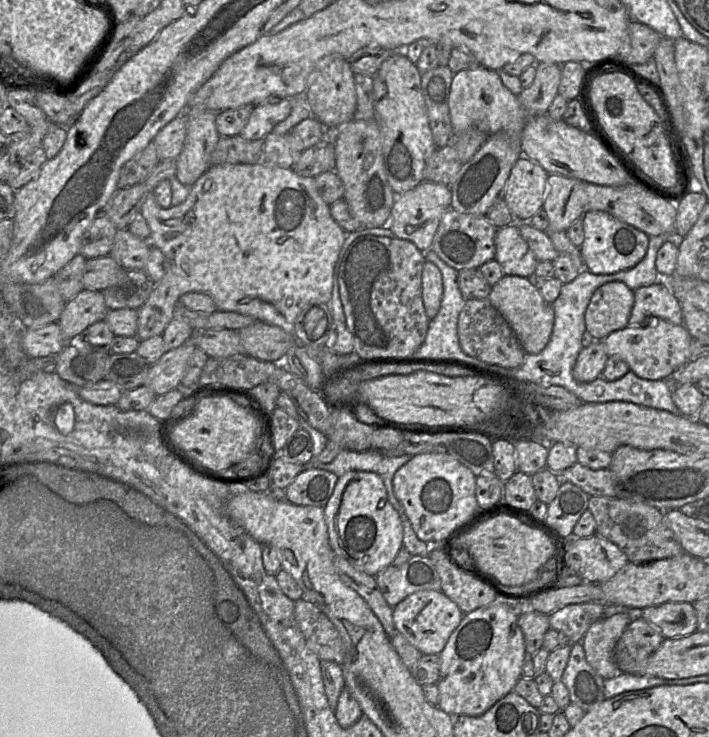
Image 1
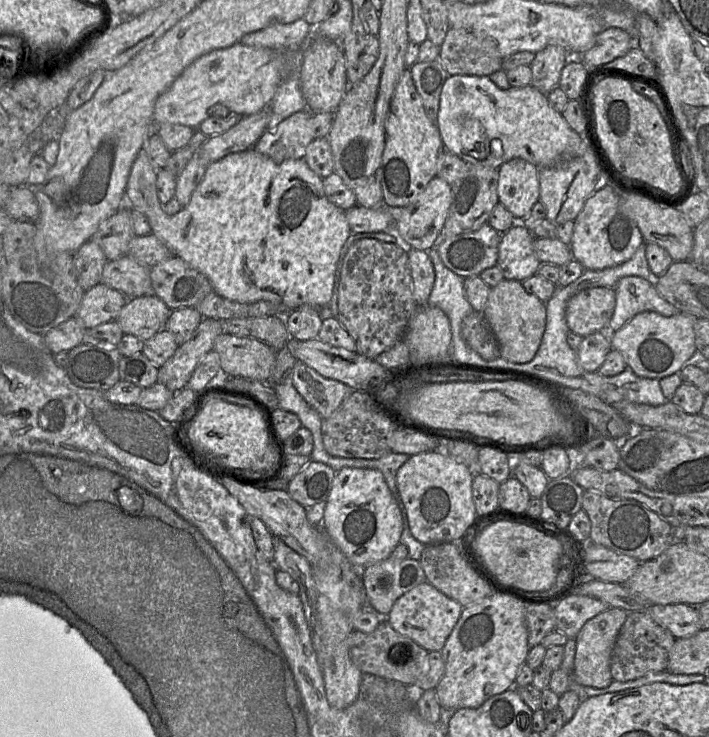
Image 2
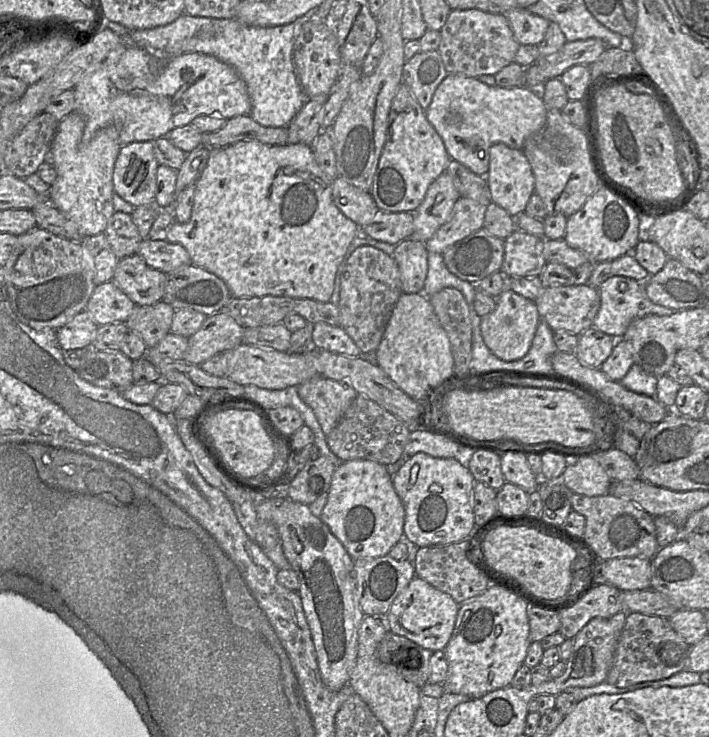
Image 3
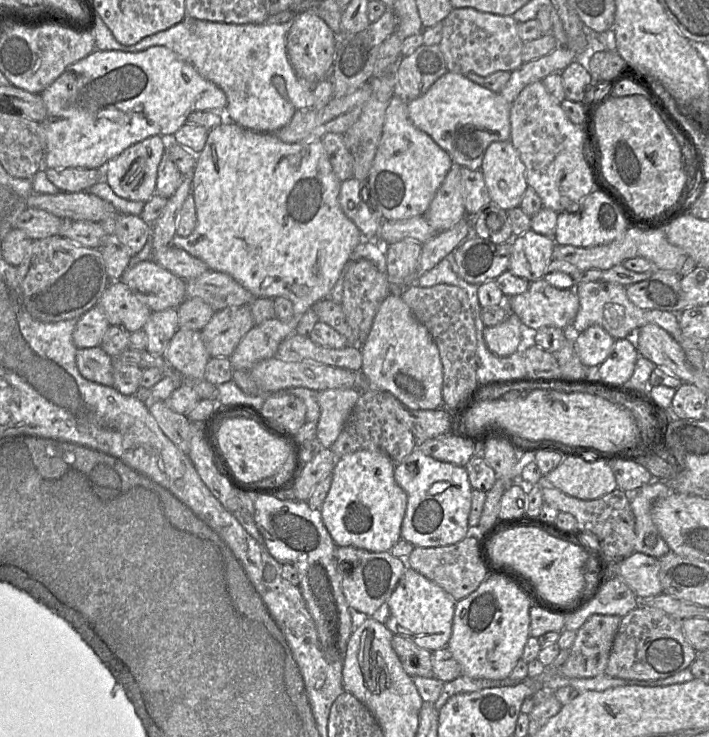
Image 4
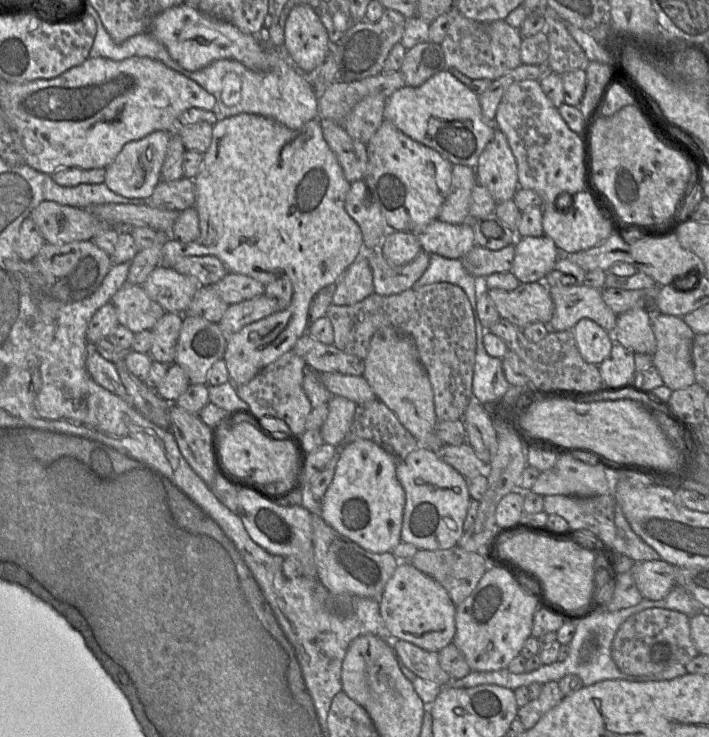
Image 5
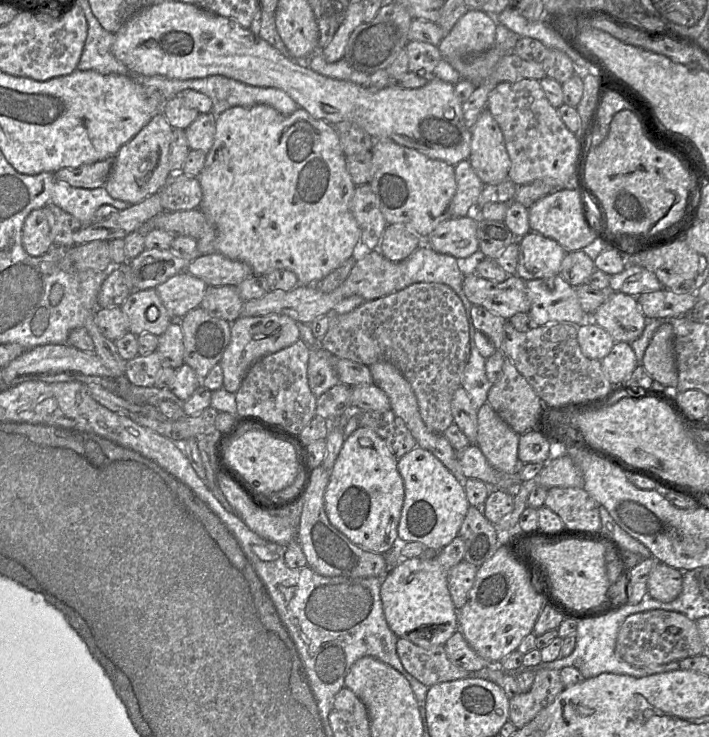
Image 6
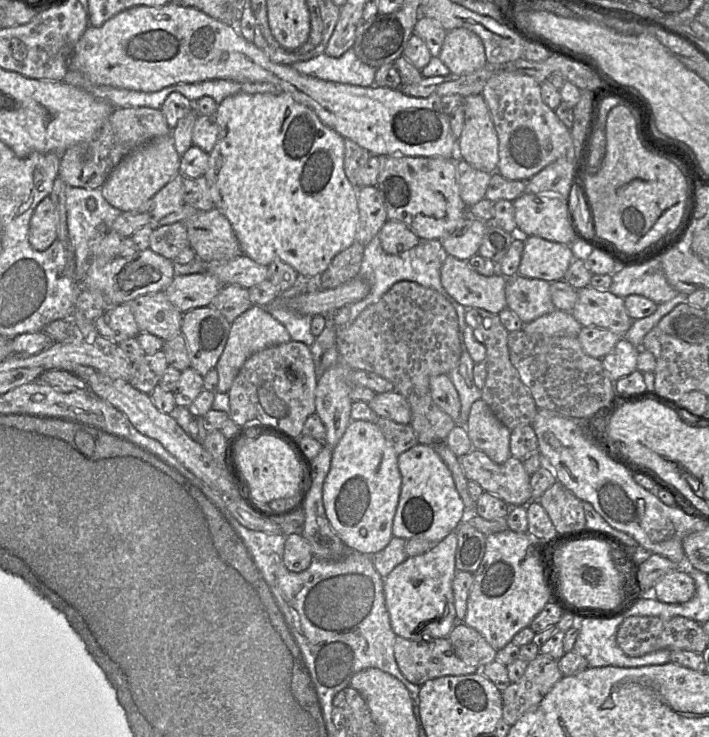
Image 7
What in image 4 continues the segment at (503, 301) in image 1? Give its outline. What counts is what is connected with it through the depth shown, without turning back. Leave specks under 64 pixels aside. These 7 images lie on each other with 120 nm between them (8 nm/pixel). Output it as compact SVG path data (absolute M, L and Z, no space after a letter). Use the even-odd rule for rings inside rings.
M510 313L508 318L492 327L484 327L483 338L488 349L499 357L507 357L515 353L526 337L525 327L517 315Z

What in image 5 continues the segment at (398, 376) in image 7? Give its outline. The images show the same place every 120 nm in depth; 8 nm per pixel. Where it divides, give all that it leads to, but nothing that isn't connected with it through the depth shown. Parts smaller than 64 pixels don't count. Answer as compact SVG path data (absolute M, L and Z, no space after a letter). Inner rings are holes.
M438 282L398 294L372 293L352 305L330 304L326 316L333 327L333 345L363 360L372 336L381 328L390 327L408 336L414 342L419 361L429 377L437 420L462 419L472 399L476 331L470 302L459 286Z

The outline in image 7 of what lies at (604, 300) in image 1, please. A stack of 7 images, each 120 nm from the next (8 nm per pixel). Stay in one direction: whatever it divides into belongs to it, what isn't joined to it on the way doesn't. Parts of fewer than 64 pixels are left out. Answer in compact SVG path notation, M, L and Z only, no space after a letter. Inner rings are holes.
M446 255L440 279L446 292L465 308L480 308L497 315L507 308L507 278L499 273L491 277L483 276L474 271L467 261Z

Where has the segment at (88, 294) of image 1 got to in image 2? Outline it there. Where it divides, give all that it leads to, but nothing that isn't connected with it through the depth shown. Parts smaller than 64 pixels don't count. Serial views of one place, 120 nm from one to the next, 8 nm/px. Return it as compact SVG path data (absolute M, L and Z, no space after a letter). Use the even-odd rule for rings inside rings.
M98 283L84 292L76 317L85 329L116 320L128 298L121 292Z

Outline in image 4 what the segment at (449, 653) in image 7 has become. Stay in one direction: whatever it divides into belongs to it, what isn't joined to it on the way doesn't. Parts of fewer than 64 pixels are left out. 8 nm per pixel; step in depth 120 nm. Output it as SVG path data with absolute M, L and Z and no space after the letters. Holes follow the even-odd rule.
M392 636L392 647L410 677L433 677L432 652L403 636Z

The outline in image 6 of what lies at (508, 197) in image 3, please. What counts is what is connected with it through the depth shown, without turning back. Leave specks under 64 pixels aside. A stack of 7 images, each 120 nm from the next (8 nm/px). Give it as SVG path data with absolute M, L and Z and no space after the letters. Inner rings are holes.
M488 109L480 113L470 132L468 161L481 181L484 184L498 184L508 179L510 158L503 133Z

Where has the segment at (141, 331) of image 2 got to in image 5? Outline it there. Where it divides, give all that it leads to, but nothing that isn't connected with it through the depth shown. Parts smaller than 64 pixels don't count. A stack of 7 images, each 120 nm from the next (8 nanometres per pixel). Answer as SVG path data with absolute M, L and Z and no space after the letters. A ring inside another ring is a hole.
M166 312L150 330L152 345L148 354L153 361L168 366L175 362L176 344L182 322L183 316L181 314Z

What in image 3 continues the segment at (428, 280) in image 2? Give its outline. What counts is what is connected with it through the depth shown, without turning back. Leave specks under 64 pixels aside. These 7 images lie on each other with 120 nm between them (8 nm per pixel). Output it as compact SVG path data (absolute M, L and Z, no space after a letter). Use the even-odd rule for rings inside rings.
M405 239L396 244L392 257L399 269L402 291L422 293L428 271L425 242Z

